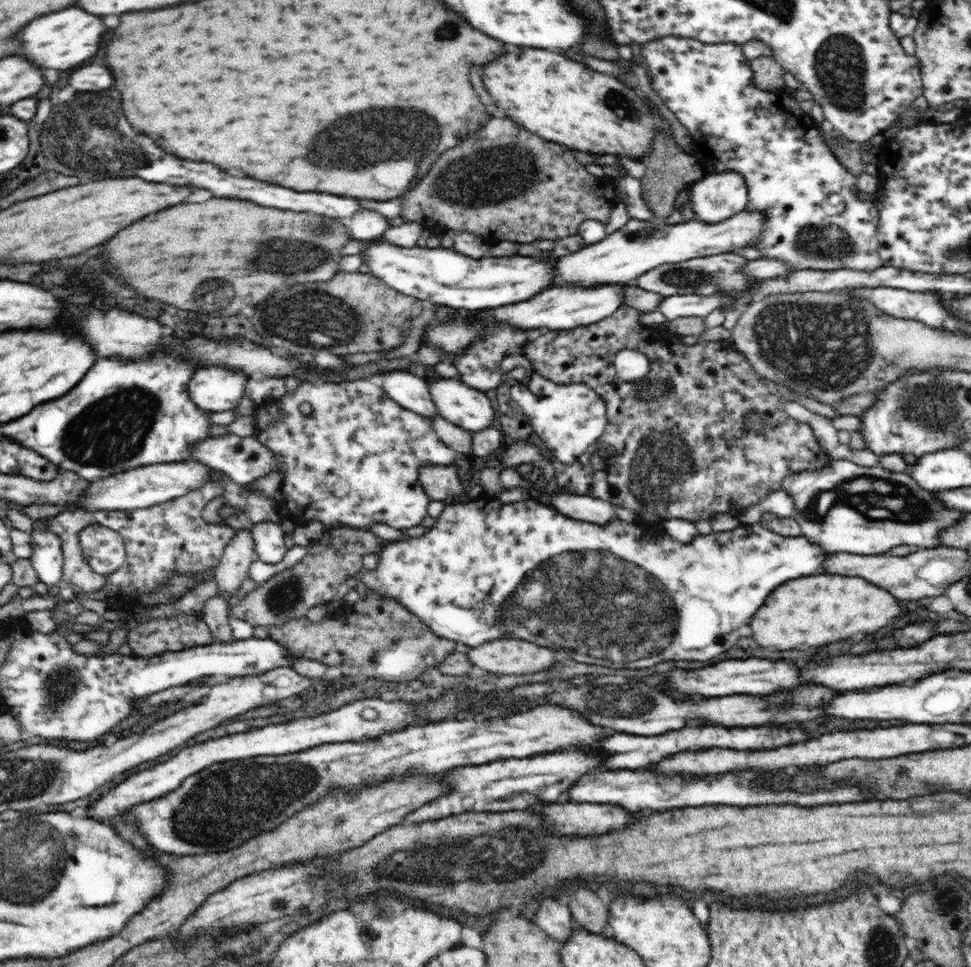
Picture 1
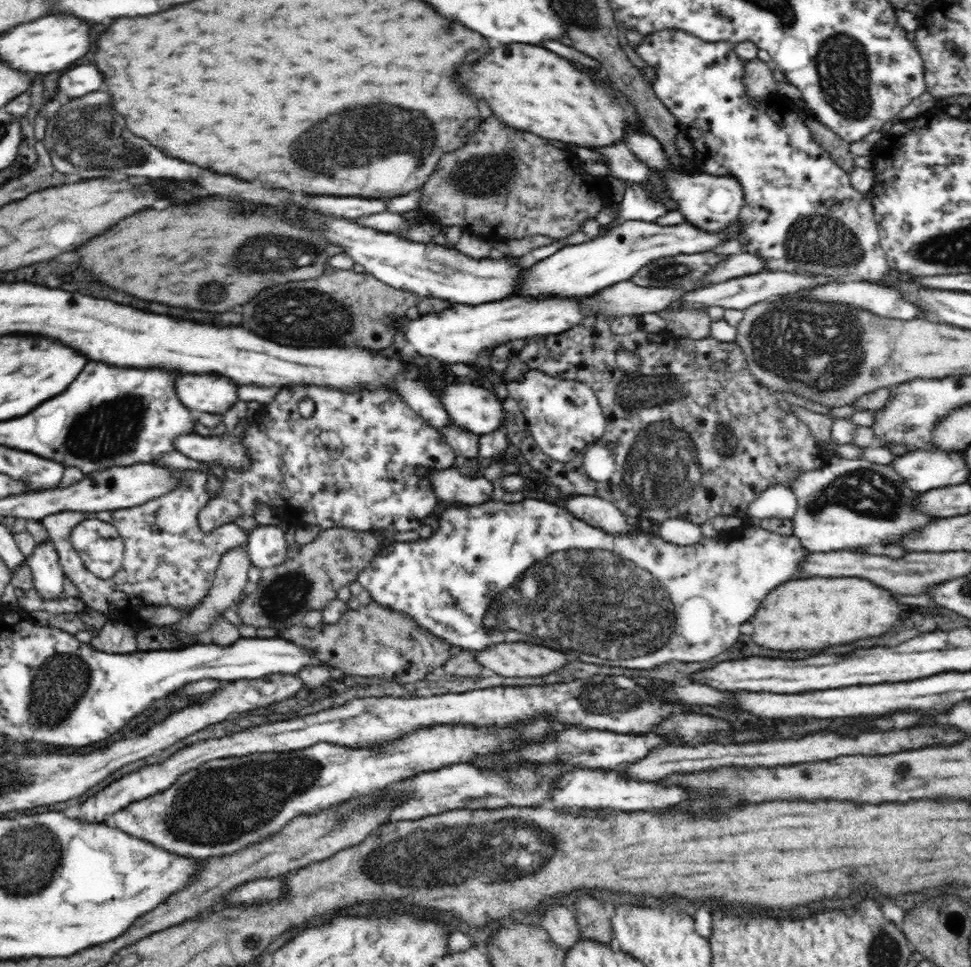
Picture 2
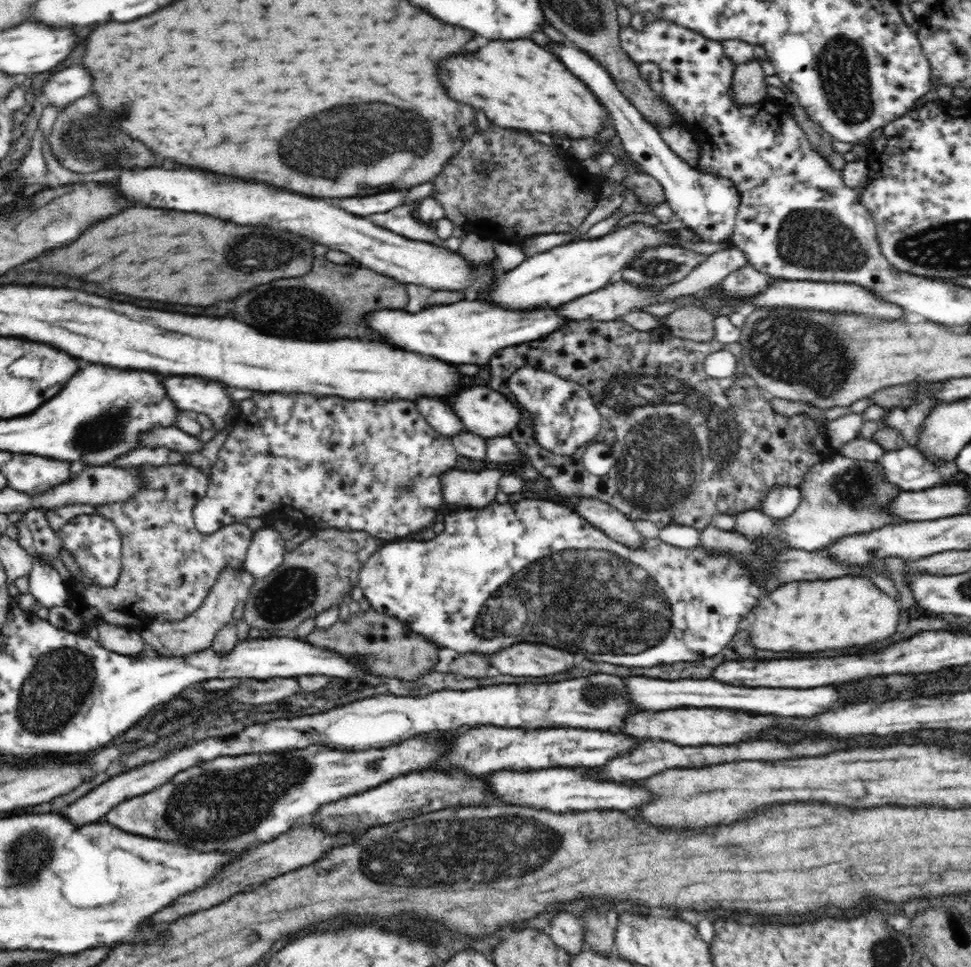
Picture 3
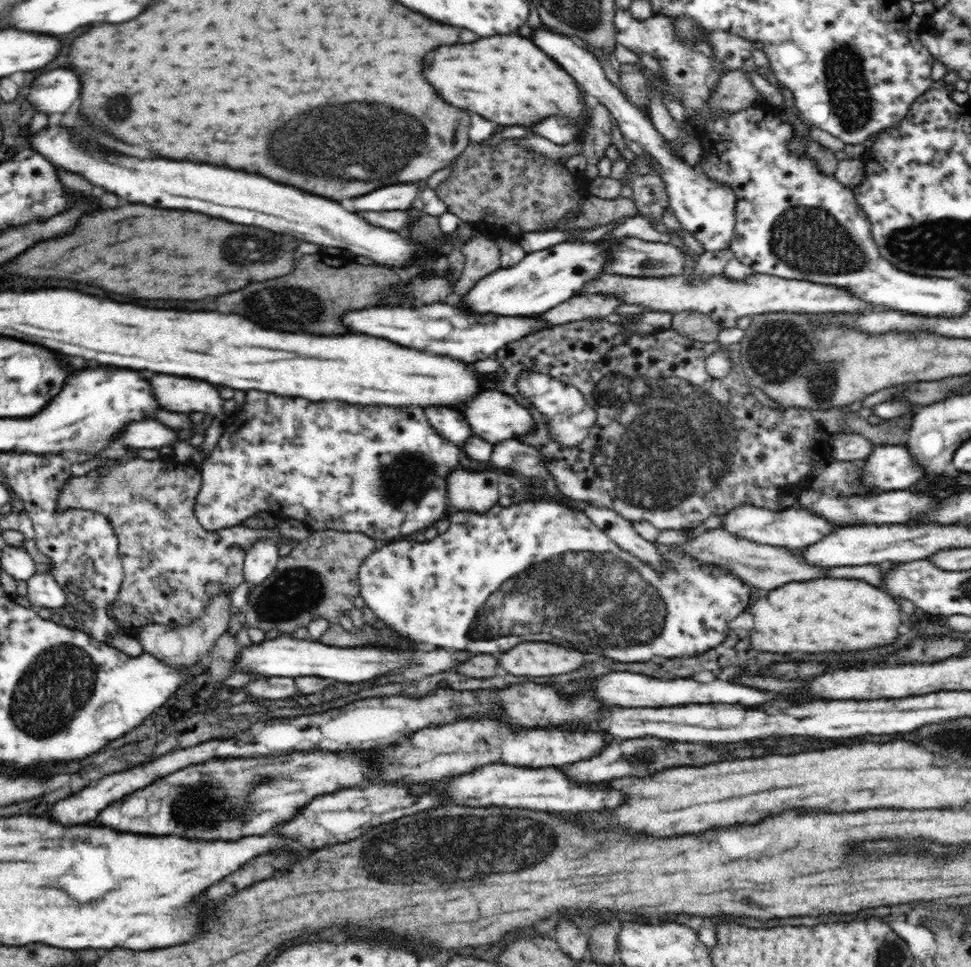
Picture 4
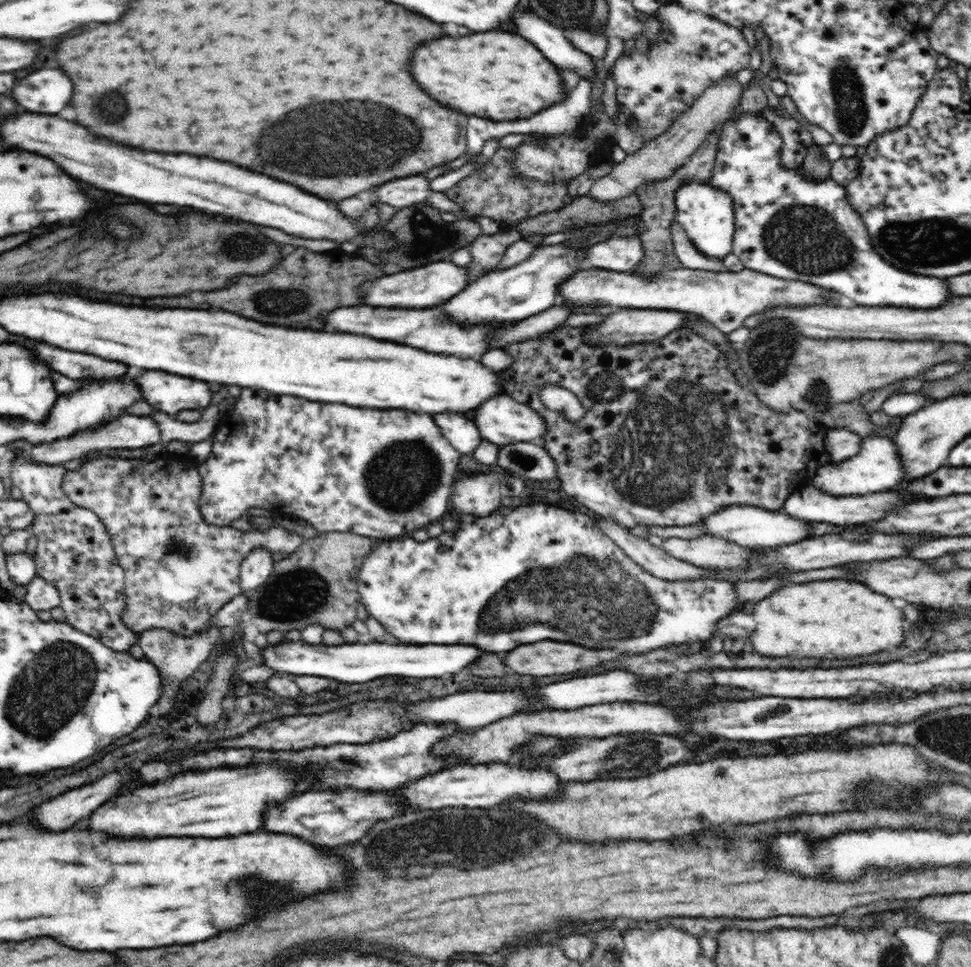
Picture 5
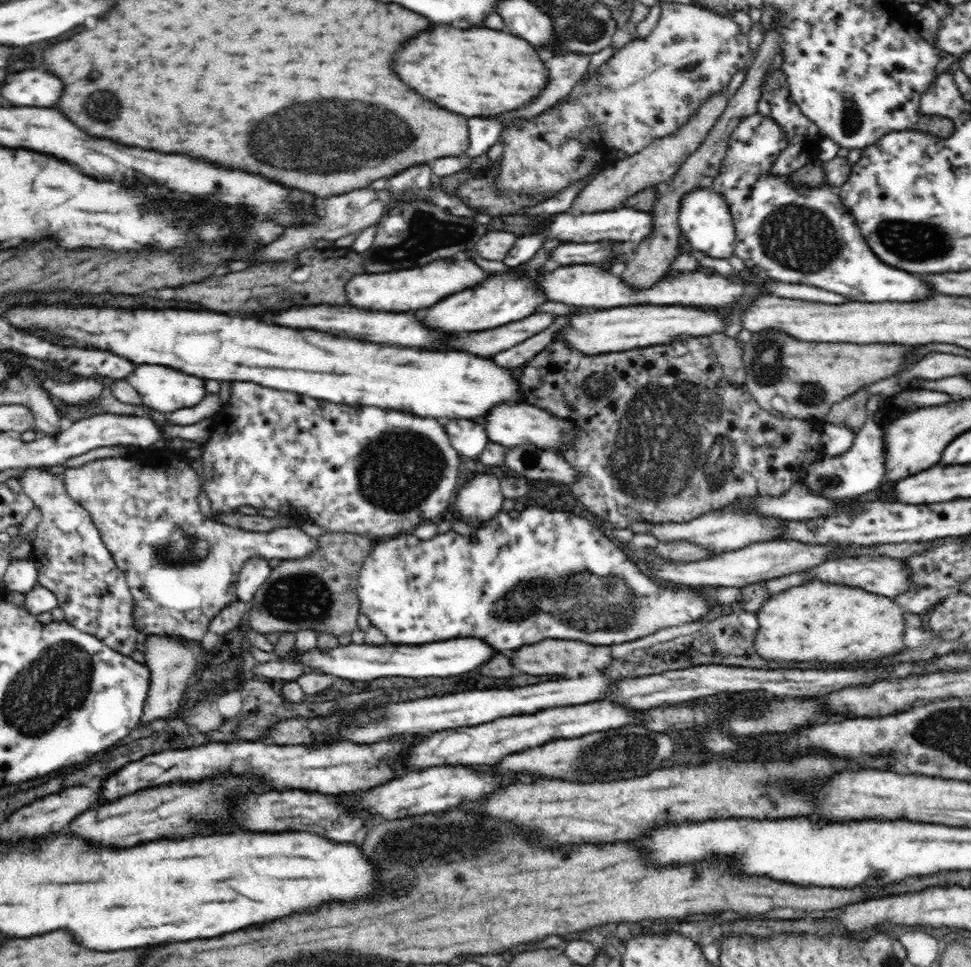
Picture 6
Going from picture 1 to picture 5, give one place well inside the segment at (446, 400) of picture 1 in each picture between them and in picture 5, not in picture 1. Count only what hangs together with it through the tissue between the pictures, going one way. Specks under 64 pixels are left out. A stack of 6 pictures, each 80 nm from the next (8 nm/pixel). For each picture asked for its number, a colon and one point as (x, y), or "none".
2: (470, 406)
3: (482, 411)
4: (496, 417)
5: (501, 420)

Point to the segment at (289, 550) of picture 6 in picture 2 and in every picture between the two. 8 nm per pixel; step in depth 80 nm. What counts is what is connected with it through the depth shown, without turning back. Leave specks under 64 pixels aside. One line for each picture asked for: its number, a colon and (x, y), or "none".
2: (168, 561)
3: (169, 567)
4: (173, 568)
5: (179, 570)

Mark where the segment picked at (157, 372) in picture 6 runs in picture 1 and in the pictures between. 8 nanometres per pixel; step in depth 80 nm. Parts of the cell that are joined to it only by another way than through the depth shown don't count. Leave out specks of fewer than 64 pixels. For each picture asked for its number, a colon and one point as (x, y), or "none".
1: (214, 389)
2: (212, 393)
3: (205, 397)
4: (175, 394)
5: (165, 392)

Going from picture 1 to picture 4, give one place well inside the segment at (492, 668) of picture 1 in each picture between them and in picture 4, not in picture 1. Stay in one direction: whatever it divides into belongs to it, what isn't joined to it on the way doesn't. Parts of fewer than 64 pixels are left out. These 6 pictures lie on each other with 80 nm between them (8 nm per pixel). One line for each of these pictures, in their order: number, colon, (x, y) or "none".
2: (519, 659)
3: (521, 659)
4: (535, 658)

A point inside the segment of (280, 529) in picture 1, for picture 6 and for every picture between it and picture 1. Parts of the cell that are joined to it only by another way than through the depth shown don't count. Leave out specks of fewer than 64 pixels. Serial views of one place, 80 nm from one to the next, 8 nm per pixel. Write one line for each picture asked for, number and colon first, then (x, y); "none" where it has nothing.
2: (267, 547)
3: (266, 551)
4: (260, 561)
5: (257, 566)
6: (254, 573)

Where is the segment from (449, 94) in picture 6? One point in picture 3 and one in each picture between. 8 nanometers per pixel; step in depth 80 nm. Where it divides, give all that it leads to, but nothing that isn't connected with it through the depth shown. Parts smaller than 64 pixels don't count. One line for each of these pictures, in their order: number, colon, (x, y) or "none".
3: (521, 86)
4: (508, 80)
5: (499, 76)

